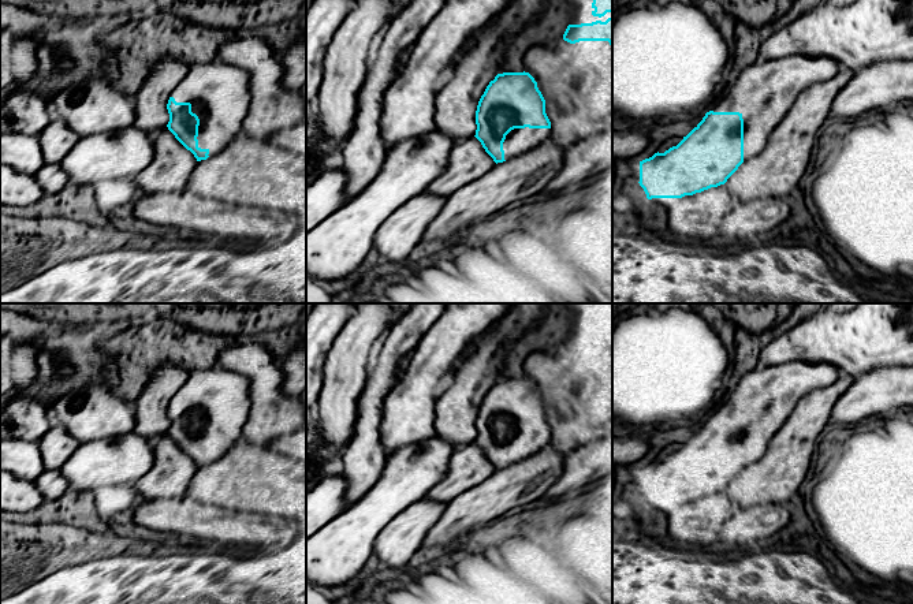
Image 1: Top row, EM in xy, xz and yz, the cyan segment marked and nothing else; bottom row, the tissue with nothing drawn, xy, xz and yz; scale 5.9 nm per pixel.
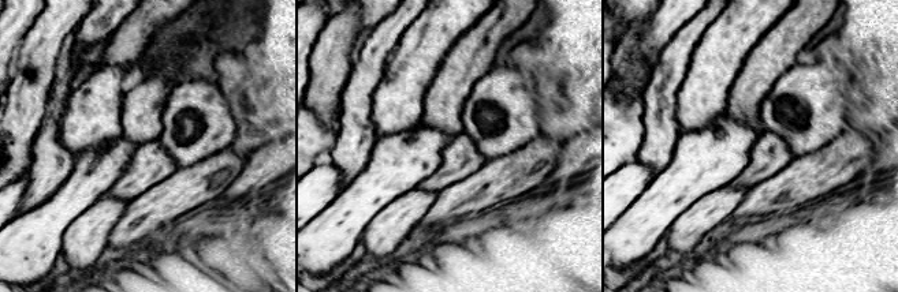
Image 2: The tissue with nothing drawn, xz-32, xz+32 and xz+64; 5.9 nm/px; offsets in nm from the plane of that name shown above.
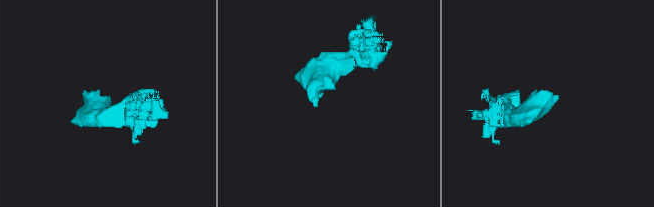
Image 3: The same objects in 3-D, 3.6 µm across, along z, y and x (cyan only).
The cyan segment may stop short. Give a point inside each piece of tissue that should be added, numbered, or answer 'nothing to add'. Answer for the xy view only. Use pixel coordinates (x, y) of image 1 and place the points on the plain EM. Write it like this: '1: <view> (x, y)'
1: xy (219, 401)

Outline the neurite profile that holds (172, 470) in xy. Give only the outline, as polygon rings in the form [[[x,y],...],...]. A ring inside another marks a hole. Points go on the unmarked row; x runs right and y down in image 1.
[[[168,433],[150,440],[154,462],[152,469],[141,477],[134,489],[145,500],[182,497],[197,471],[197,465],[168,436]]]

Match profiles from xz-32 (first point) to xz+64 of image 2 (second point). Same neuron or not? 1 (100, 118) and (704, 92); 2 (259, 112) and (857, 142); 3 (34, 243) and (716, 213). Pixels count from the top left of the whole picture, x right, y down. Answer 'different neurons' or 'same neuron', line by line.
1: same neuron
2: different neurons
3: different neurons

